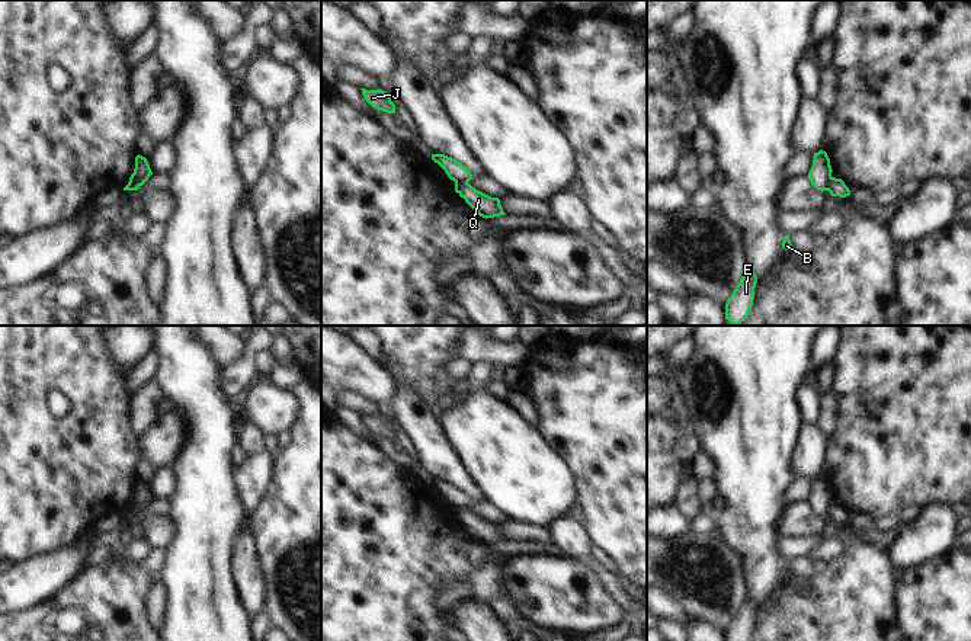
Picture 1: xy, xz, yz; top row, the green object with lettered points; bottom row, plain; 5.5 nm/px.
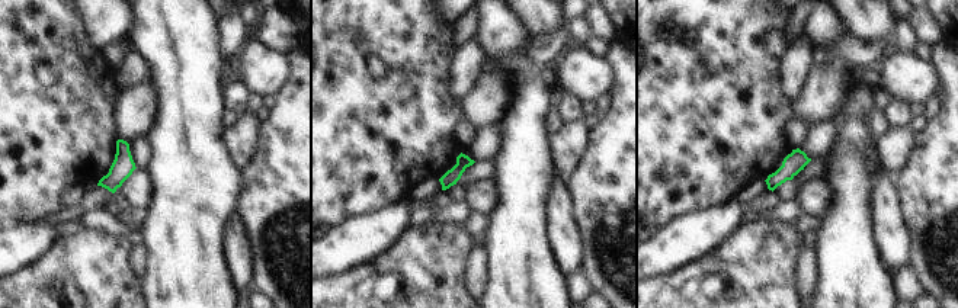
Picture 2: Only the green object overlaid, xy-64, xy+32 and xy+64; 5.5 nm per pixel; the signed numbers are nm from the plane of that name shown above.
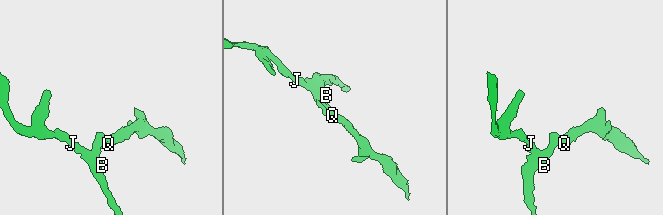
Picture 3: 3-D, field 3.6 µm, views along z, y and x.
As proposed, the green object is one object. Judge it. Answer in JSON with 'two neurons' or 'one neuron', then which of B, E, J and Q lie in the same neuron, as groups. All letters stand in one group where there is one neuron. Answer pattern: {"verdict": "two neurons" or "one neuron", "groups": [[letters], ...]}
{"verdict": "two neurons", "groups": [["B", "E", "J"], ["Q"]]}

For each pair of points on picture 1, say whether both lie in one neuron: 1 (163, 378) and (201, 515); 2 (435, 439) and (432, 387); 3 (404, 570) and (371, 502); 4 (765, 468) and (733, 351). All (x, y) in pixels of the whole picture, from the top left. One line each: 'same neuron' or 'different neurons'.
1: same neuron
2: different neurons
3: same neuron
4: same neuron

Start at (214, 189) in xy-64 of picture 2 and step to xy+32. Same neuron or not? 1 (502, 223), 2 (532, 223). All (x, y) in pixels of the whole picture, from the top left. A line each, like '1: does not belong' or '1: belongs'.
1: belongs
2: belongs

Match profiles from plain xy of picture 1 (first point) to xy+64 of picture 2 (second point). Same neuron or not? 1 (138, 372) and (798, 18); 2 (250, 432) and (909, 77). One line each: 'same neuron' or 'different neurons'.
1: same neuron
2: different neurons

